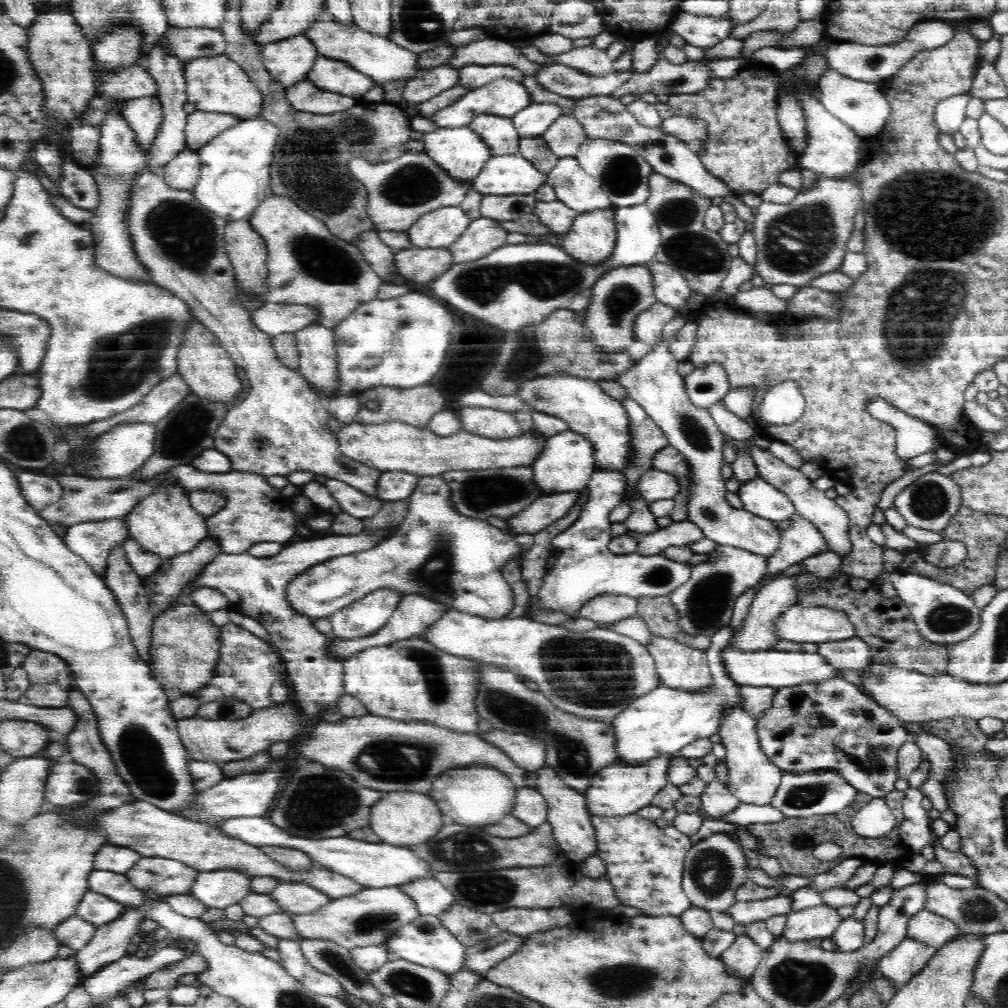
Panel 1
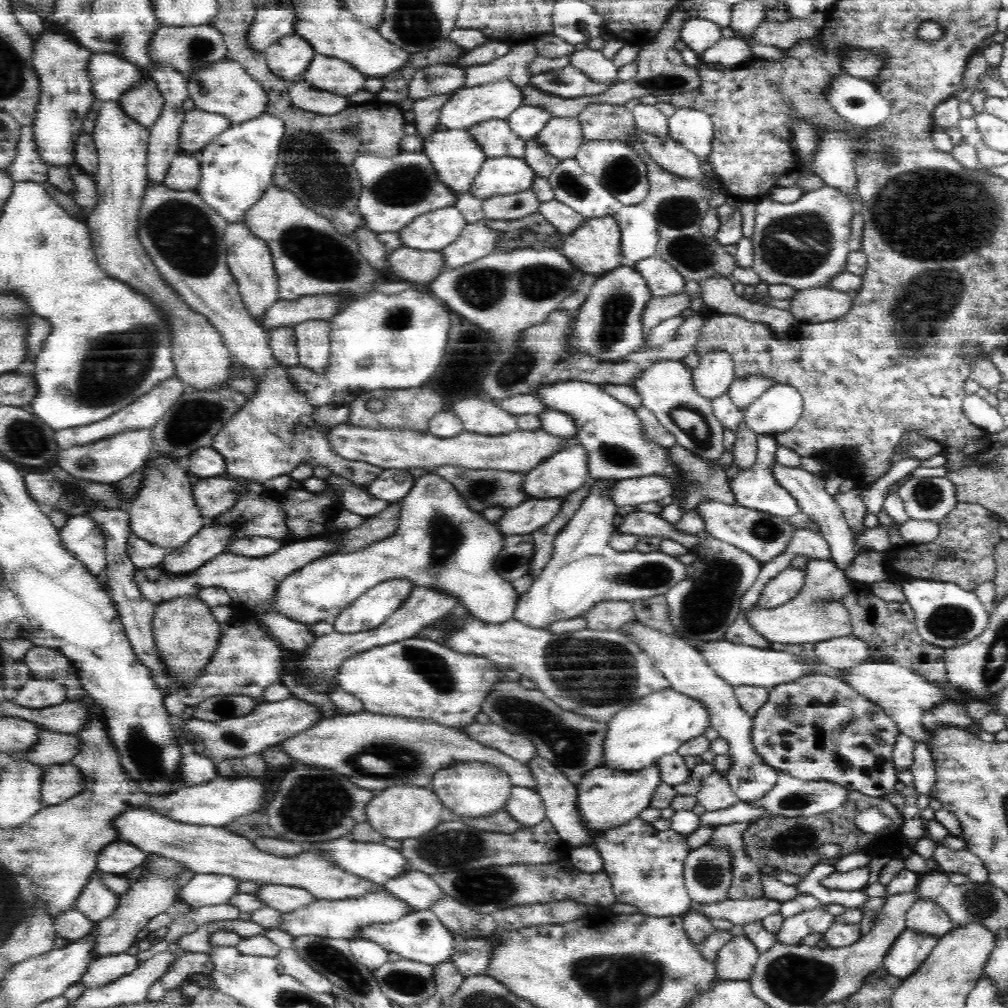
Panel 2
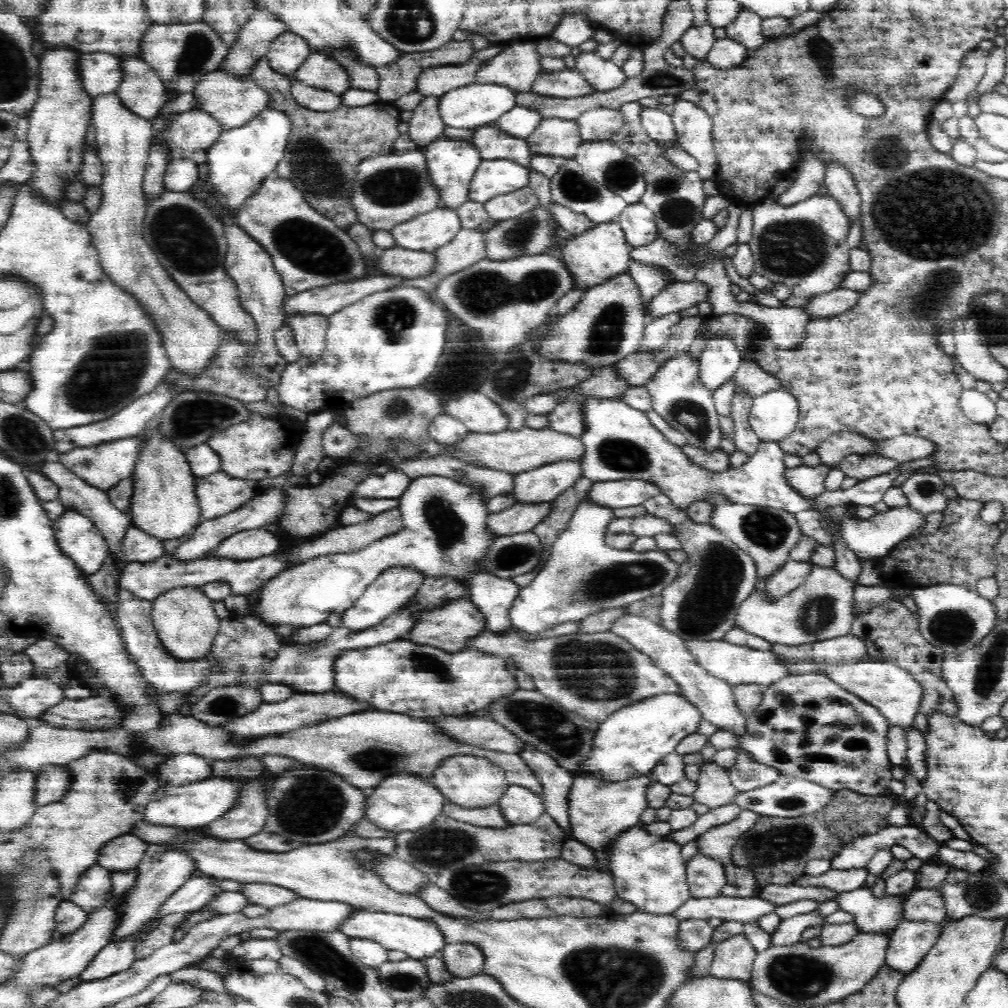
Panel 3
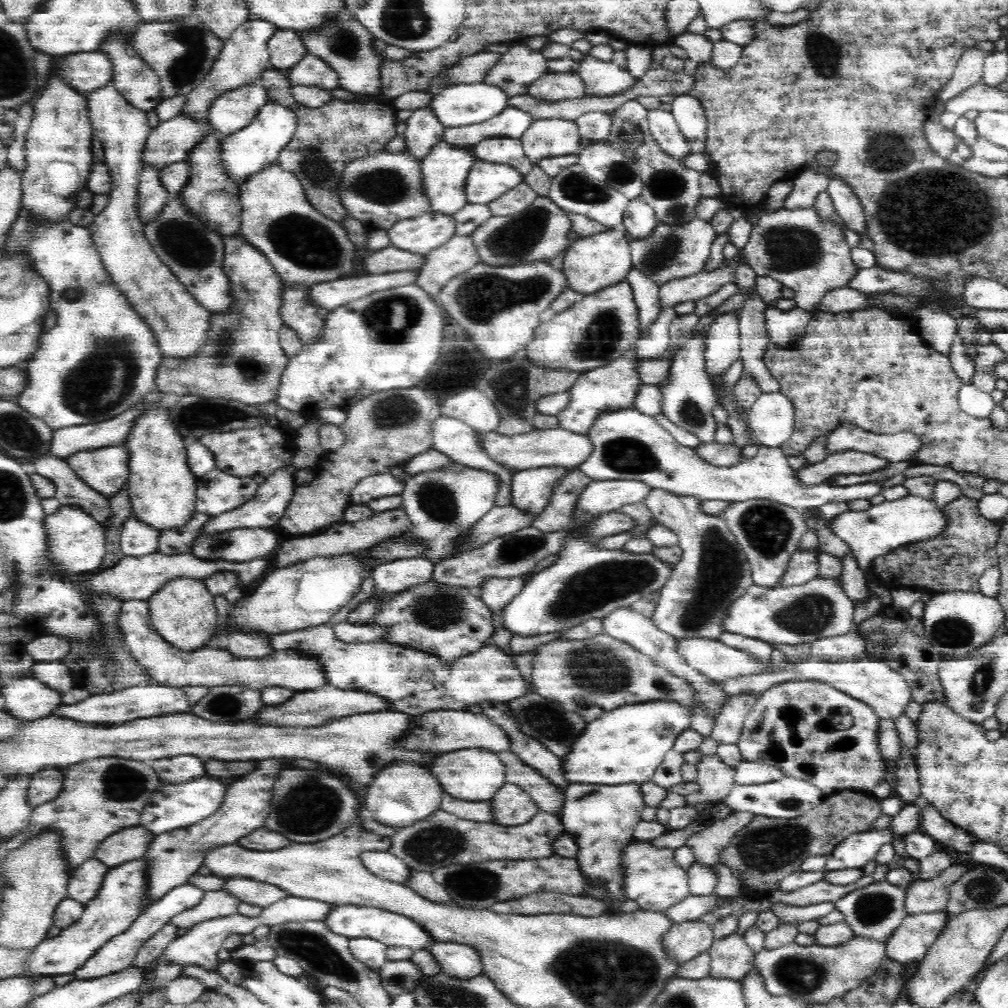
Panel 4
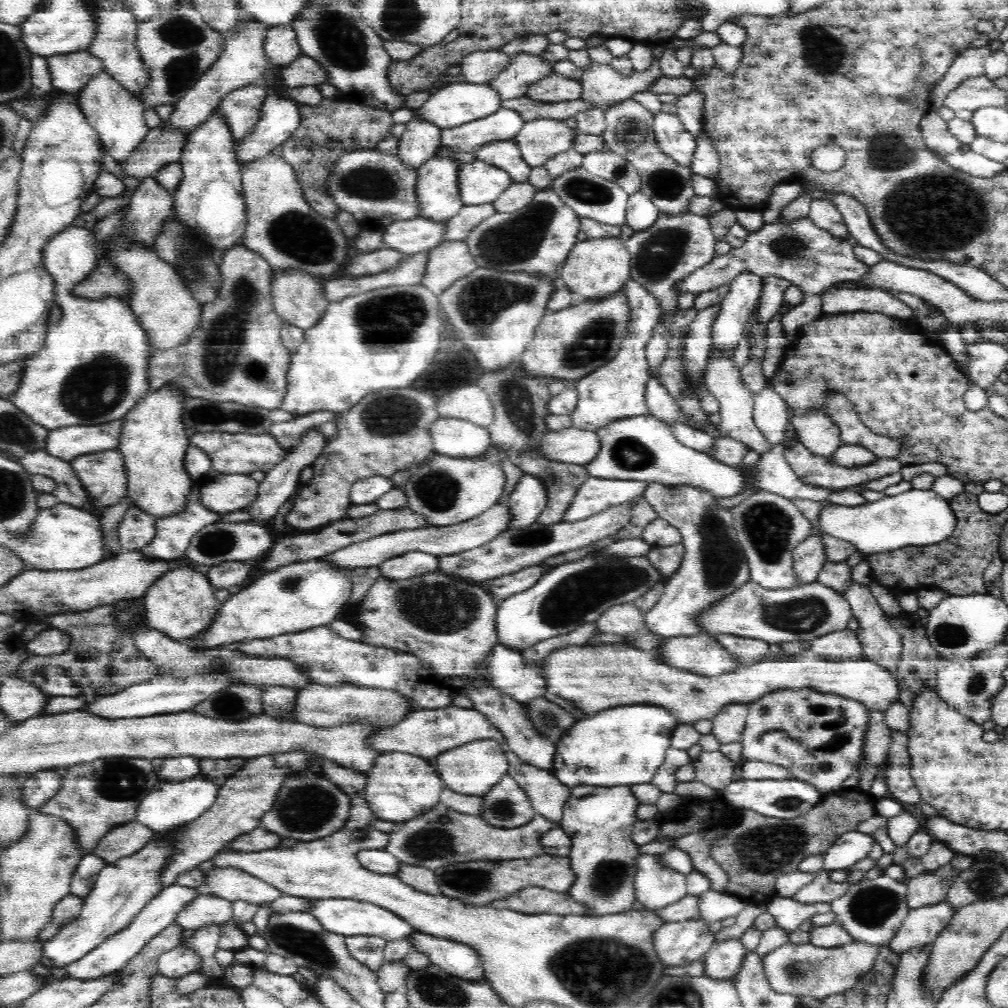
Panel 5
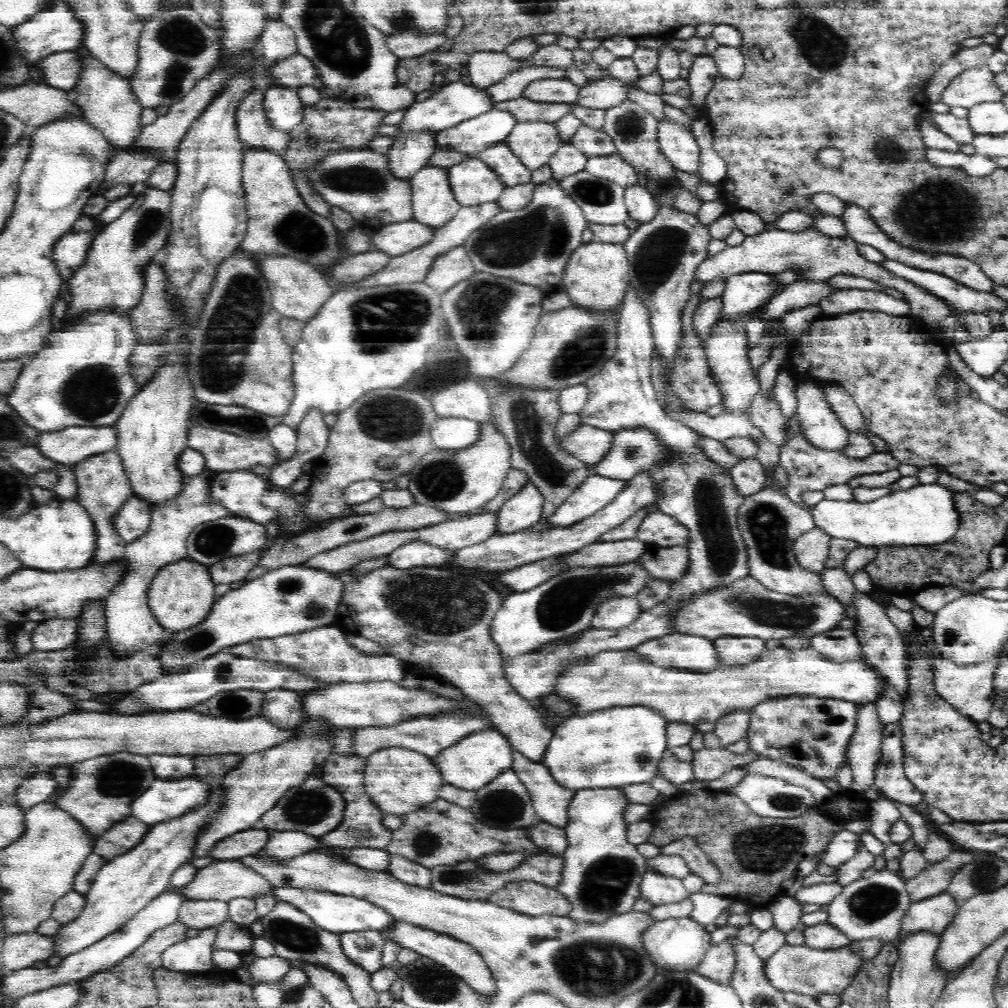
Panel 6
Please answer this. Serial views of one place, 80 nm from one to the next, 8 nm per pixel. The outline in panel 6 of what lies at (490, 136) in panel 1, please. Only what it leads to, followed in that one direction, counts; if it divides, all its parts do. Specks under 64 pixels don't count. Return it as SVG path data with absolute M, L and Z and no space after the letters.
M504 141L487 146L484 150L472 154L484 161L496 171L496 176L505 187L515 187L531 182L531 170L524 166L520 158L510 152Z

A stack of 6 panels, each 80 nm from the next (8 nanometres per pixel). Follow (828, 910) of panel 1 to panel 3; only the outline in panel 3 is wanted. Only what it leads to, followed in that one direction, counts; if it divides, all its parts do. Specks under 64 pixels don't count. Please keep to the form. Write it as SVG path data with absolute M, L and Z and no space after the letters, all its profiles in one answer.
M816 911L801 915L793 916L792 918L782 919L778 925L776 932L770 936L770 945L786 946L800 943L802 932L806 928L814 928L814 926L824 926L824 917Z

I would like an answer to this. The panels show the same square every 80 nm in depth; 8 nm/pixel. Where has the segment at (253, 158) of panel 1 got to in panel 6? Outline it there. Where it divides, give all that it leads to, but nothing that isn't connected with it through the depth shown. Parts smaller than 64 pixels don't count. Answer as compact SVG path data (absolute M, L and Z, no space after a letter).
M273 85L264 94L264 110L271 126L279 130L294 130L302 122L304 104L297 95L297 87Z

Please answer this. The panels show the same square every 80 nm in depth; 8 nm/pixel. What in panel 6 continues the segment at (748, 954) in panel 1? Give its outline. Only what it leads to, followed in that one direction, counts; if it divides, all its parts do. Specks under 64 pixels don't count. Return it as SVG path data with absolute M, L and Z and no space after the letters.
M724 941L712 944L694 970L720 984L730 985L735 966L734 945L730 941Z

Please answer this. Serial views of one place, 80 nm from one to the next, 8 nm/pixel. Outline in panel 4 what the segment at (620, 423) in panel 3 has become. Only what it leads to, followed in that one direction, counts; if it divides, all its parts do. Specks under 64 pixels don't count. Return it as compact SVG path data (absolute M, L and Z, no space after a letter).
M613 408L601 412L594 421L594 424L587 432L593 446L591 456L582 464L577 466L591 480L639 480L650 485L652 488L661 488L672 494L691 495L694 498L703 500L728 501L732 505L737 505L744 500L752 498L765 498L774 502L784 503L786 506L794 506L796 510L810 508L818 510L820 506L828 502L848 502L856 499L870 500L881 494L884 480L873 480L862 482L862 484L852 484L852 486L838 486L828 483L818 484L818 486L808 486L807 483L800 482L794 470L788 462L788 455L777 446L758 446L758 452L751 459L744 458L738 464L732 466L712 466L706 462L693 448L680 444L665 428L654 420L653 416L642 414L634 408Z

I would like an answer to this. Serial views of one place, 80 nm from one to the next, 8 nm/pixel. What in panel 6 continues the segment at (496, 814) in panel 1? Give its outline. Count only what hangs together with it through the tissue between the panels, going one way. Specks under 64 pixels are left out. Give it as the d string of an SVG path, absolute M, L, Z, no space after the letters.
M492 727L488 731L473 732L457 744L442 750L434 758L434 764L443 775L444 784L462 790L478 791L493 782L503 771L512 767L514 753L511 740L508 740L503 732Z

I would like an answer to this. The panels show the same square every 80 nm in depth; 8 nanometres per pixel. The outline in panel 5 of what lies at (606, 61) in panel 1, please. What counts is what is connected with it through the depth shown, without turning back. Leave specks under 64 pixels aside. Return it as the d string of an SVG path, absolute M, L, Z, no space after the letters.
M653 45L651 67L644 72L622 75L612 65L592 63L581 71L581 100L594 107L606 109L623 100L630 99L636 92L646 91L660 76L660 56L666 49Z

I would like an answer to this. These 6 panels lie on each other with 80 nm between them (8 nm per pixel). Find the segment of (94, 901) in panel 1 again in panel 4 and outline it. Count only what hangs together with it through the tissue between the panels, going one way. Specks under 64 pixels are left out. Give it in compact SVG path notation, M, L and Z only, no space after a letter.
M95 857L81 865L72 872L68 881L68 897L76 899L82 904L88 904L92 898L96 898L97 891L100 890L104 874L110 868L100 862Z

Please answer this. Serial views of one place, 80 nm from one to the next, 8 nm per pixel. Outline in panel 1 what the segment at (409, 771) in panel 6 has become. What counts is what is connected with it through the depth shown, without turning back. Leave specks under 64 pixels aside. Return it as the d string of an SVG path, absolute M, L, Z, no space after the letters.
M418 791L384 792L382 798L372 806L369 812L369 821L369 826L382 842L403 847L426 842L443 825L439 804L436 804L436 800L425 792Z

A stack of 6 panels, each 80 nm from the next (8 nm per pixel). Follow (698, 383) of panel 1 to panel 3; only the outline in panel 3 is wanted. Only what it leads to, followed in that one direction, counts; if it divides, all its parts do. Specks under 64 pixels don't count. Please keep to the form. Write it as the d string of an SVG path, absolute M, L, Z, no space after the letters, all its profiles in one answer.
M725 334L712 336L699 358L700 380L713 394L721 385L735 377L741 360L739 350Z

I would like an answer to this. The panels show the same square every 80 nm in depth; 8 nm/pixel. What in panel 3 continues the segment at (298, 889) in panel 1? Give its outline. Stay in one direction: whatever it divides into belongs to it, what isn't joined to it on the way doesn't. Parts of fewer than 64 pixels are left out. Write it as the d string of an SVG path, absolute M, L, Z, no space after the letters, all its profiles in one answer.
M240 883L239 888L240 892L248 897L248 901L269 909L274 906L282 906L282 904L290 904L302 897L290 889L270 883Z

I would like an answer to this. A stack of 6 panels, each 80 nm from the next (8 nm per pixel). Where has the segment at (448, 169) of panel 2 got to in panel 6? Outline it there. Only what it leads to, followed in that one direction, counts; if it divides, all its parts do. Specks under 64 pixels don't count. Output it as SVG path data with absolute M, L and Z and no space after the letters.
M426 165L411 178L412 220L439 229L457 213L460 204L448 186L446 167Z

